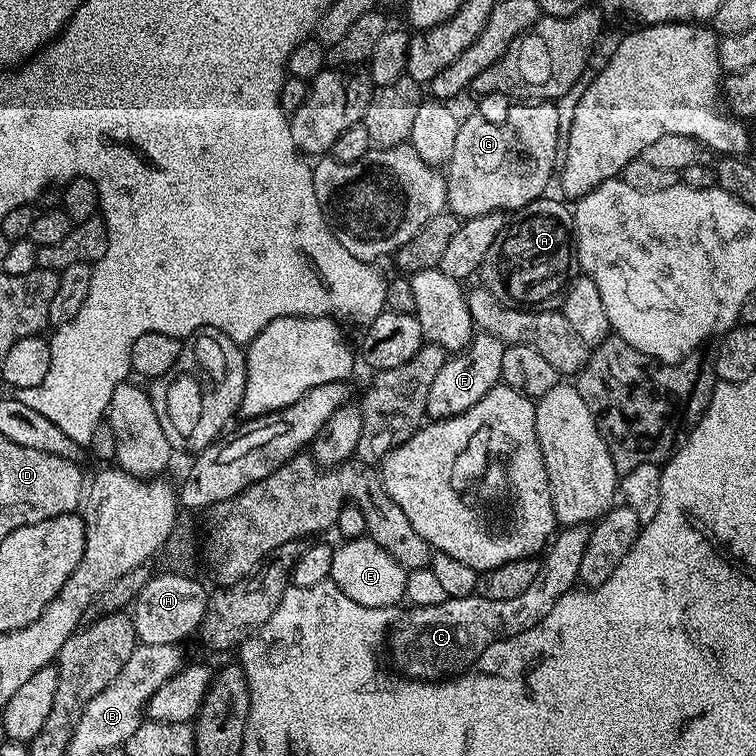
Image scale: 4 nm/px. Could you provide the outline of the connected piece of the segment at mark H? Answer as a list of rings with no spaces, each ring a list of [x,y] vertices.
[[[179,574],[153,575],[149,583],[135,599],[134,610],[131,613],[132,624],[136,627],[136,639],[141,644],[150,646],[166,646],[167,644],[180,644],[188,635],[195,633],[204,621],[204,612],[208,608],[209,589],[199,584],[199,579]]]

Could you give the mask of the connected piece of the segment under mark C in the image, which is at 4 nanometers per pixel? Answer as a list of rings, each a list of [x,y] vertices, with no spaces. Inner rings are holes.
[[[583,524],[557,531],[554,543],[540,560],[538,578],[534,578],[533,584],[523,594],[518,594],[518,598],[493,602],[491,598],[473,594],[466,598],[448,598],[436,606],[413,607],[404,622],[397,623],[399,630],[393,636],[391,633],[388,640],[388,648],[390,646],[401,668],[399,671],[405,677],[431,682],[455,678],[467,672],[482,650],[494,646],[494,642],[522,634],[530,630],[530,626],[538,626],[538,622],[542,622],[559,600],[577,585],[589,537],[589,529]]]

